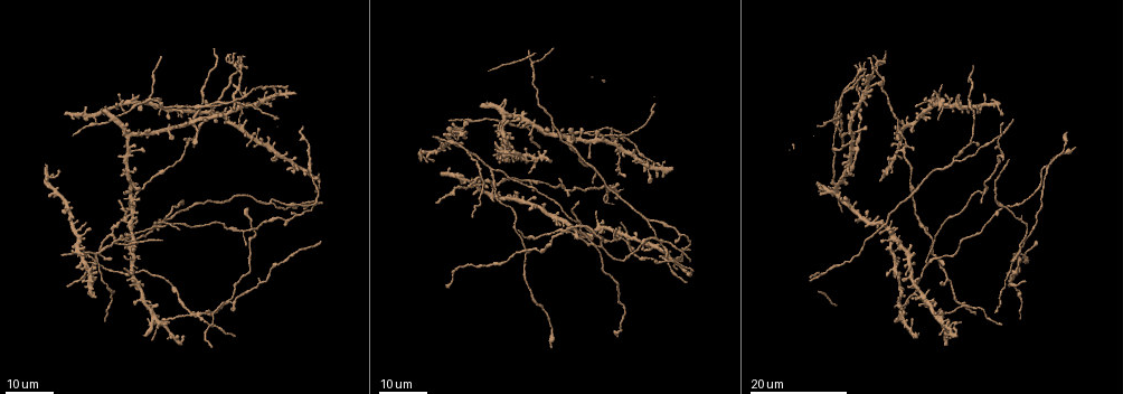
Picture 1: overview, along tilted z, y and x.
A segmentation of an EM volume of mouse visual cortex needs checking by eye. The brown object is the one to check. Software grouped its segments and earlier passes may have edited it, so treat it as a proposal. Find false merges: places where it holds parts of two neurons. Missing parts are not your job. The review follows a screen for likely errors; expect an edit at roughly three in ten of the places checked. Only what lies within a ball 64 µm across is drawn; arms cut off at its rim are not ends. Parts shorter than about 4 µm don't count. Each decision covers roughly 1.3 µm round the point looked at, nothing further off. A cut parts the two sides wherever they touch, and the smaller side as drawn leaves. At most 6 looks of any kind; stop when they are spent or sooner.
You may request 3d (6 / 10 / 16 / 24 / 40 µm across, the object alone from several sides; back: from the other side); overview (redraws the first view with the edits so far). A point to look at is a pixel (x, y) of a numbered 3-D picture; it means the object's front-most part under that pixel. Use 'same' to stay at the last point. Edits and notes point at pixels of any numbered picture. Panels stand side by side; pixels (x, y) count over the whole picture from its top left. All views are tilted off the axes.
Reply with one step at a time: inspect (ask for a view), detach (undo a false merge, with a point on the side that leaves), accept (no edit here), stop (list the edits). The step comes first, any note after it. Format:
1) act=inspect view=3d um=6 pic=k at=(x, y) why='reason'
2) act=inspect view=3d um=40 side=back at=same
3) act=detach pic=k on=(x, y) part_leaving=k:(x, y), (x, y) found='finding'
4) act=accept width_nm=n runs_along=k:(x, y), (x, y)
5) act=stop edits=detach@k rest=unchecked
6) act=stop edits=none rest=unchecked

act=inspect view=3d um=24 pic=1 at=(150, 99) why='a fork'

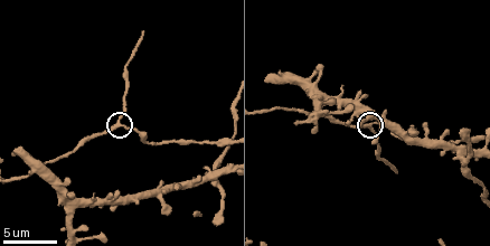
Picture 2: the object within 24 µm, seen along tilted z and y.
act=inspect view=3d um=10 pic=2 at=(368, 128)

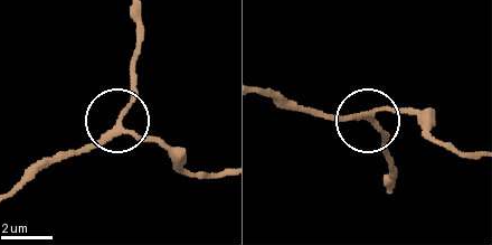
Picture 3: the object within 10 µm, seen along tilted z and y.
act=accept width_nm=200 runs_along=3:(219, 171), (187, 170), (161, 143), (122, 128), (129, 66) found='one neuron here'

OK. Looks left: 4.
act=inspect view=3d um=16 pic=1 at=(204, 106) why='calibre changes'

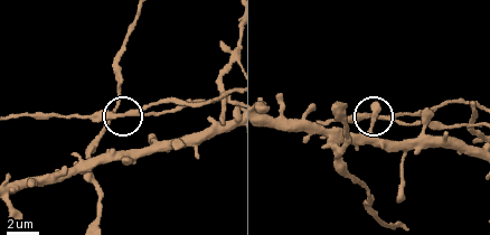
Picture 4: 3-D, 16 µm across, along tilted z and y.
act=inspect view=3d um=6 pic=4 at=(126, 112)

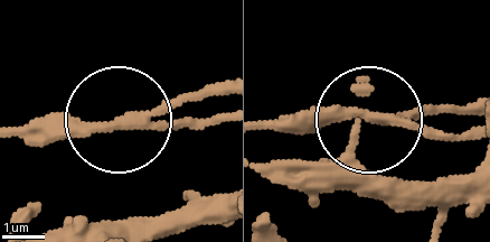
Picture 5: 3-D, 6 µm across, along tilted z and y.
act=inspect view=3d um=6 side=back pic=5 at=(122, 123)

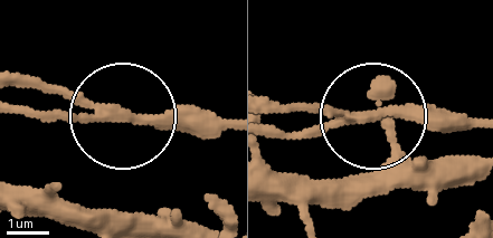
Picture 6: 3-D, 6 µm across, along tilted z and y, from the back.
act=detach pic=6 on=(54, 114) part_leaving=6:(112, 122), (19, 108) found='a second neuron is stuck on'

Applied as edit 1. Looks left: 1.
act=inspect view=3d um=6 pic=2 at=(154, 142) why='calibre changes'

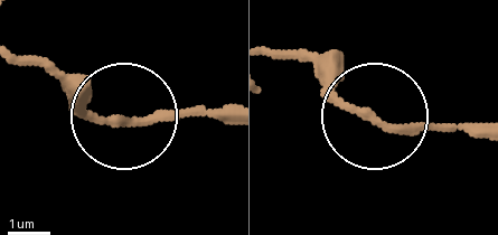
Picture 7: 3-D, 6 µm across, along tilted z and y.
act=accept width_nm=190 runs_along=7:(223, 113), (115, 119), (78, 104), (53, 77) found='all the same neuron'

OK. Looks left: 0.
act=stop edits=detach@6 rest=unchecked

